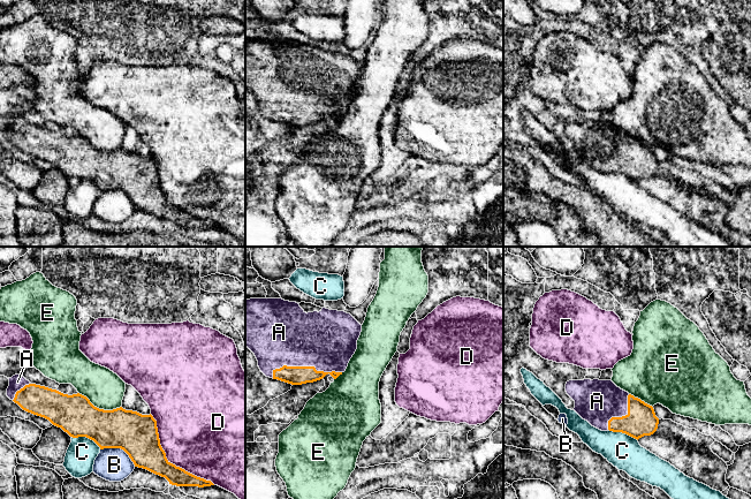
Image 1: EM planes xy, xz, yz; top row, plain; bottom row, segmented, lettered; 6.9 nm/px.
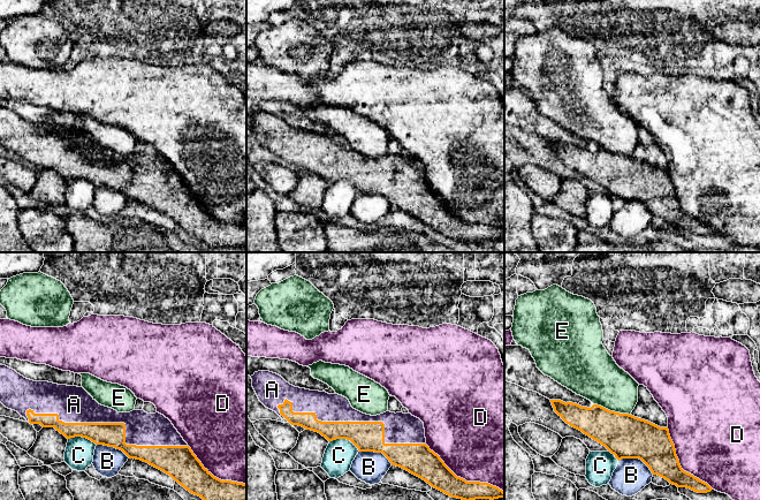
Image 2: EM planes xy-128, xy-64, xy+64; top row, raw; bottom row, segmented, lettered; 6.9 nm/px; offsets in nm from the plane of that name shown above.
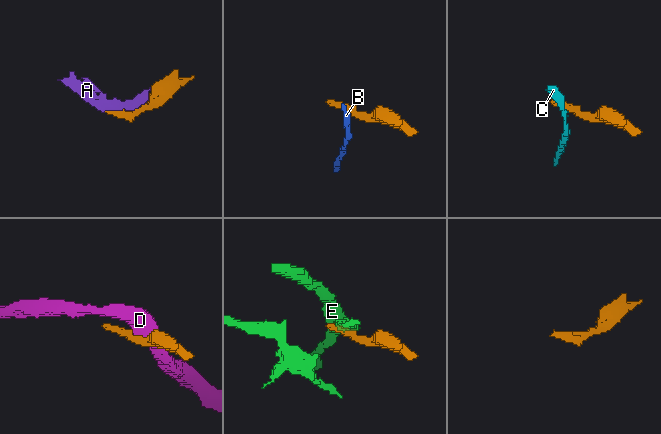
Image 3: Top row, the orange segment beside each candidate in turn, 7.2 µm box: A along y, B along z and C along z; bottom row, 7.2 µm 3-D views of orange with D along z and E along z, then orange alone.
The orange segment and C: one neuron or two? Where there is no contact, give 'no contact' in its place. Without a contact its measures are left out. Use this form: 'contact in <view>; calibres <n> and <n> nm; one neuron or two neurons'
contact in xy; calibres 280 and 200 nm; two neurons

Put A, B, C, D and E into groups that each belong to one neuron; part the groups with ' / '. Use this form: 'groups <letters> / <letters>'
groups A / B C / D / E

